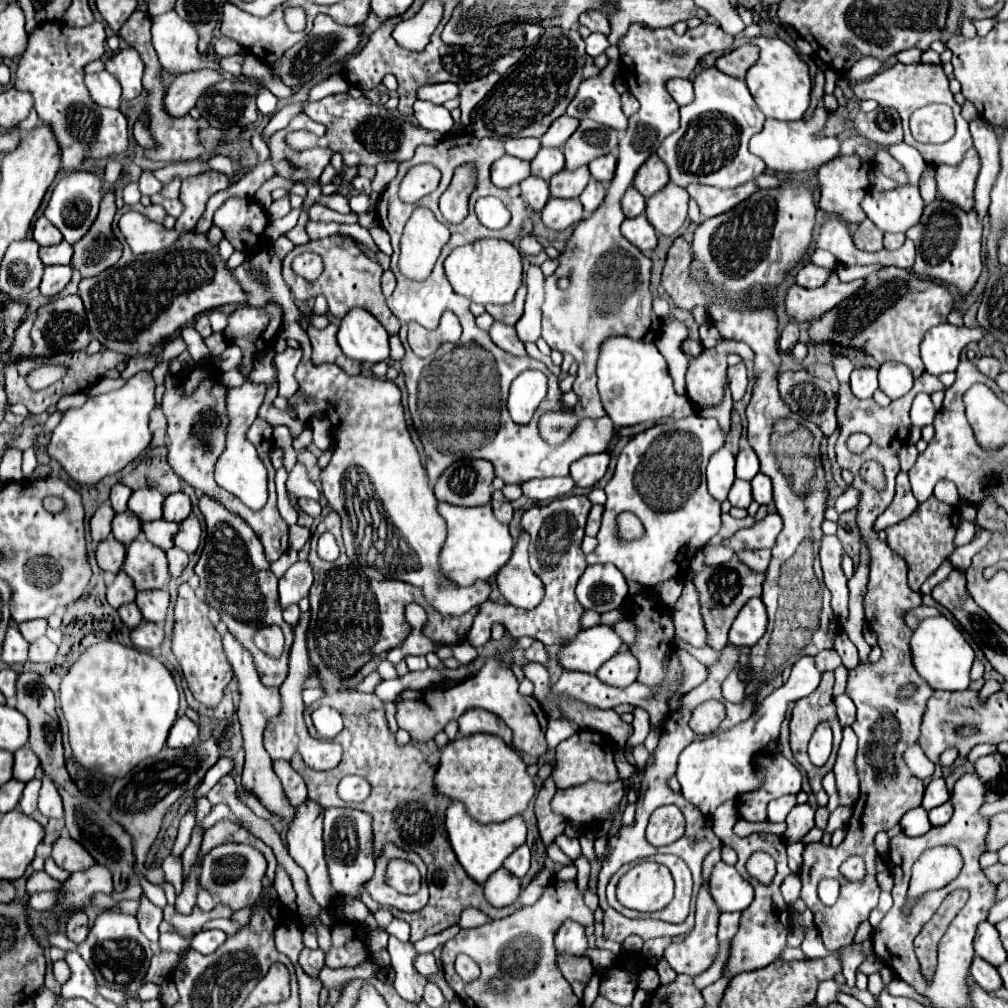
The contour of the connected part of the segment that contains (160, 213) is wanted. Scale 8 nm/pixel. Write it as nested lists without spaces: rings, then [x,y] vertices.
[[[150,205],[150,207],[136,207],[136,211],[144,213],[148,219],[152,221],[158,221],[158,223],[164,223],[164,217],[166,217],[166,211],[160,207],[160,205]]]

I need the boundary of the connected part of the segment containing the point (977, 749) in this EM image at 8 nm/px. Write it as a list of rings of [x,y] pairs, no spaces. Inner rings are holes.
[[[976,745],[970,753],[968,753],[968,761],[974,763],[976,759],[984,757],[984,755],[990,755],[990,753],[996,753],[995,745]]]

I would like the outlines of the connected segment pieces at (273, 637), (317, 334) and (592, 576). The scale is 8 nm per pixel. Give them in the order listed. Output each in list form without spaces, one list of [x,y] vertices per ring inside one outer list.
[[[276,625],[266,627],[266,629],[260,629],[258,631],[258,637],[256,637],[256,645],[266,655],[270,655],[270,657],[276,659],[284,651],[284,635],[282,635],[282,631]]]
[[[308,325],[306,333],[312,343],[312,363],[314,365],[334,363],[334,365],[340,365],[346,373],[358,375],[360,365],[354,365],[354,361],[346,361],[344,353],[338,347],[336,331],[338,331],[338,327],[334,327],[334,325],[328,325],[326,329],[318,329],[314,325]]]
[[[610,563],[588,565],[578,581],[576,597],[584,609],[606,613],[624,605],[628,585],[620,569]]]

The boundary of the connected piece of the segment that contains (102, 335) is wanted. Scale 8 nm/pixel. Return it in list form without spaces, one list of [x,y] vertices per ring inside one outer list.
[[[194,231],[182,233],[172,247],[156,253],[134,255],[126,249],[116,265],[112,265],[110,269],[106,269],[96,277],[80,281],[80,297],[86,307],[90,333],[106,349],[114,349],[128,355],[152,351],[156,343],[168,341],[168,337],[172,337],[178,329],[182,329],[186,323],[190,323],[196,315],[204,311],[210,311],[228,303],[244,305],[248,301],[248,295],[242,289],[242,285],[234,279],[232,271],[226,269],[226,261],[218,257],[218,245],[212,245],[206,235],[194,233]]]

